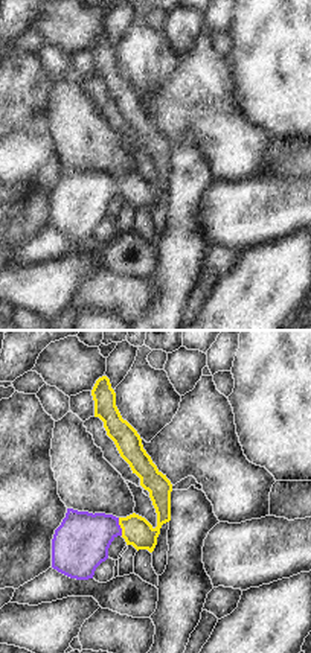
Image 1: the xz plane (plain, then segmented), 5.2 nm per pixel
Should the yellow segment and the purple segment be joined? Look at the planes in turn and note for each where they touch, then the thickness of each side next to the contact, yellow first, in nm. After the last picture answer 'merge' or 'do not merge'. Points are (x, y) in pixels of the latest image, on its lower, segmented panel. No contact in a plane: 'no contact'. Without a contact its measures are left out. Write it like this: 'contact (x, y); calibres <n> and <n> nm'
contact (121, 527); calibres 160 and 300 nm

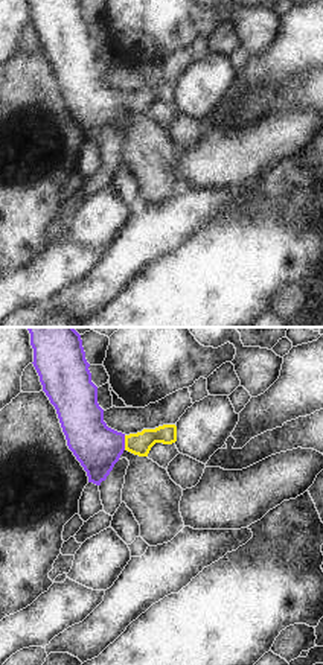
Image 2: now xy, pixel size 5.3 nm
contact (125, 443); calibres 120 and 240 nm

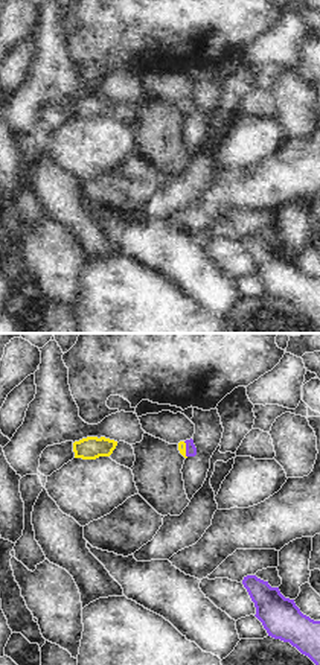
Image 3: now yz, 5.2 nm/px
contact (185, 449); calibres 50 and 60 nm

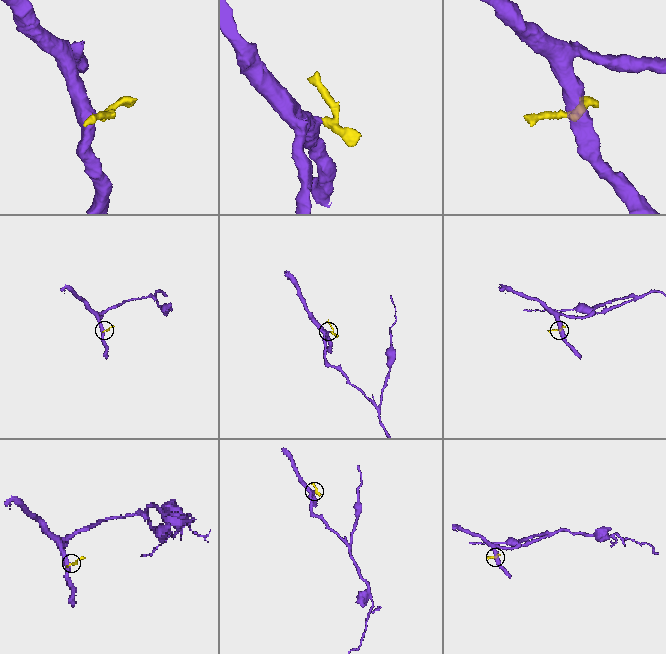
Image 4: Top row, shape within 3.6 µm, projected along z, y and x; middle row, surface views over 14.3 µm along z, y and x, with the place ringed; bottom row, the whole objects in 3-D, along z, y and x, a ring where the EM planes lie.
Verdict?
merge

